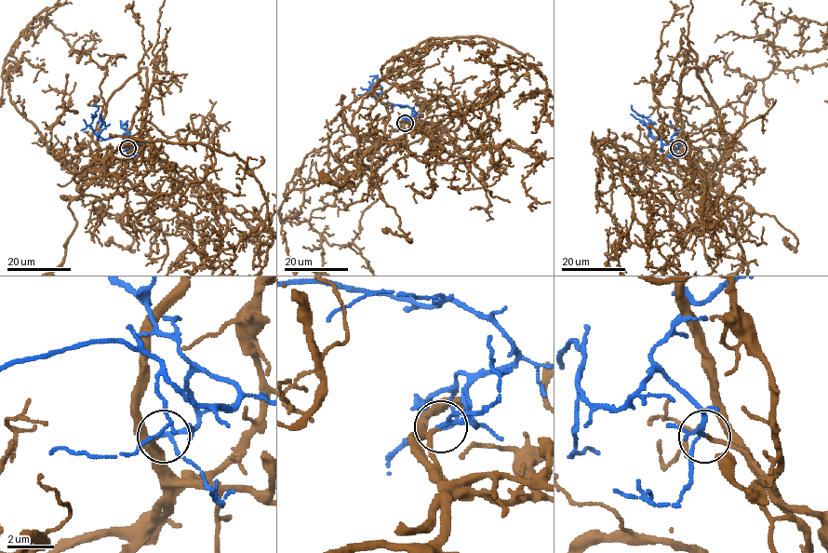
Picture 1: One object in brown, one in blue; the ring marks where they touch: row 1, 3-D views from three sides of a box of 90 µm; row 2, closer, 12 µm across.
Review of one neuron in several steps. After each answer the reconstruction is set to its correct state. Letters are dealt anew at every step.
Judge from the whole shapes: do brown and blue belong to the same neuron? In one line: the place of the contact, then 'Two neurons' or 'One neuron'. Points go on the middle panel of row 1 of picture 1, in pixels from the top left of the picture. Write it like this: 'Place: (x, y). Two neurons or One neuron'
Place: (405, 123). One neuron

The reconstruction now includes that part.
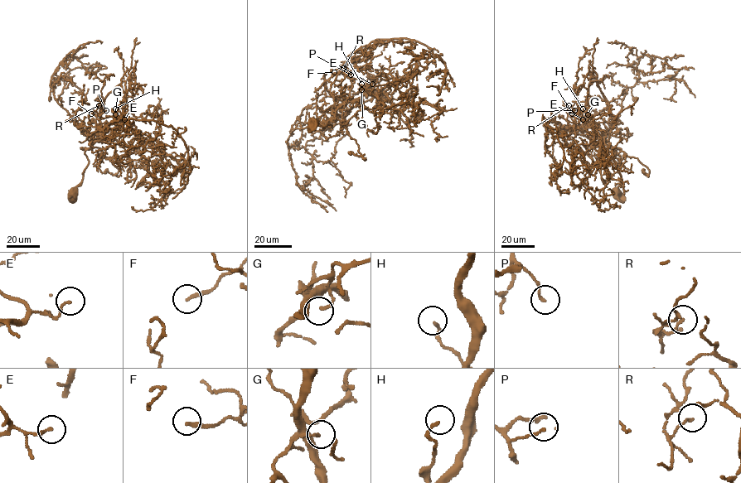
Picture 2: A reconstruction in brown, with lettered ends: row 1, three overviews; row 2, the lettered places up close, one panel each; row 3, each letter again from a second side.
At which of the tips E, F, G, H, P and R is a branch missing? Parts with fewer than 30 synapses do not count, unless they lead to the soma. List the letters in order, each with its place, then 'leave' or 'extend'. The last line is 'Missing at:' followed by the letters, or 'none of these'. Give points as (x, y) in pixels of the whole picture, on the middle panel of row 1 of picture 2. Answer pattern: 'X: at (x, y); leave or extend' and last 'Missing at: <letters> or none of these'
E: at (372, 84); leave
F: at (334, 72); leave
G: at (361, 89); leave
H: at (361, 84); leave
P: at (351, 74); leave
R: at (343, 68); leave
Missing at: none of these

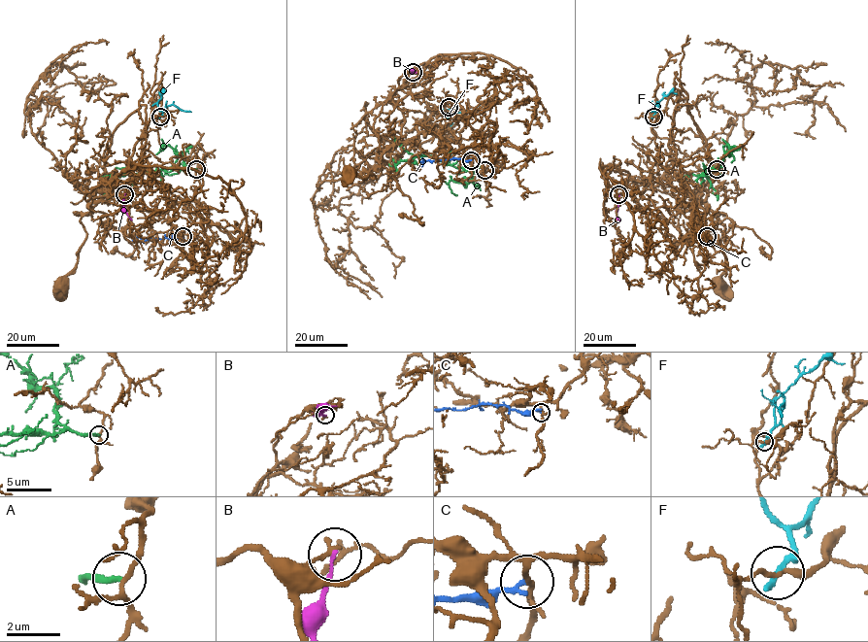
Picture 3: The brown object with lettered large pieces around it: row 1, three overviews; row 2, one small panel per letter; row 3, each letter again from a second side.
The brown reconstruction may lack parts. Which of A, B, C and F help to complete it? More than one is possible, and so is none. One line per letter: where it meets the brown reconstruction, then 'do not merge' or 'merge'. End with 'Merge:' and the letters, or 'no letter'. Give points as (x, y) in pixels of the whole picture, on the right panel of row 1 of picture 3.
A: (717, 169) | do not merge
B: (618, 194) | do not merge
C: (707, 236) | do not merge
F: (653, 117) | do not merge
Merge: no letter

